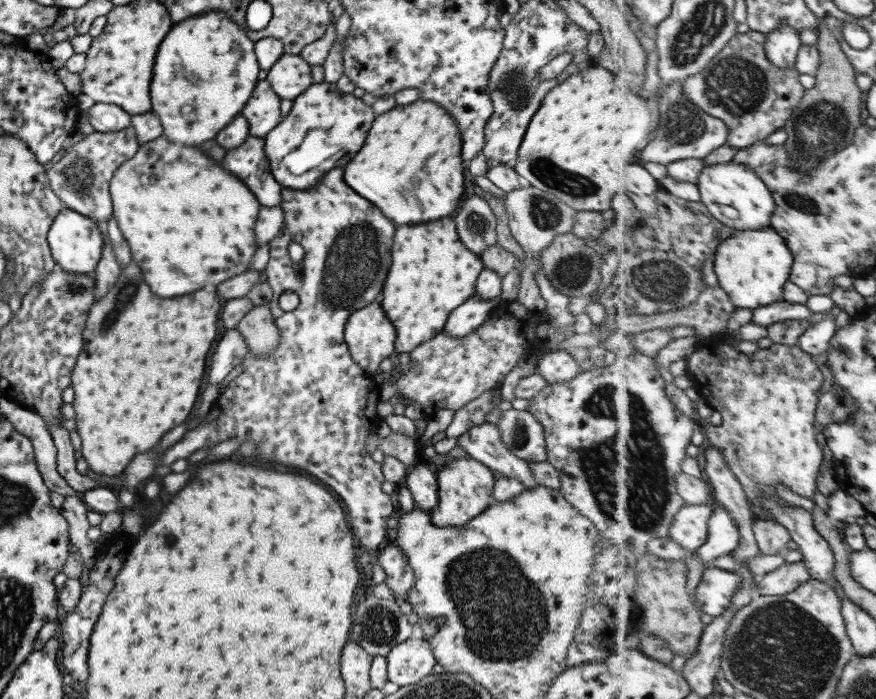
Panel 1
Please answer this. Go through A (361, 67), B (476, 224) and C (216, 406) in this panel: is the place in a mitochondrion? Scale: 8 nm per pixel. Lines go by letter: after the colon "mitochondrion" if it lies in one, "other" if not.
A: other
B: mitochondrion
C: other

